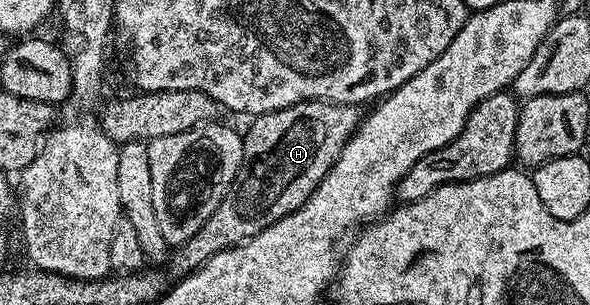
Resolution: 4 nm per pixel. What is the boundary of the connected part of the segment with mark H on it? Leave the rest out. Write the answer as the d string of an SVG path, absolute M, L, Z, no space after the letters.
M302 101L293 107L285 107L281 111L261 113L248 127L243 138L243 162L237 171L235 181L221 199L217 211L209 215L205 227L193 235L185 244L178 246L170 254L171 269L176 278L186 277L193 270L201 268L213 255L231 249L242 241L248 241L253 235L265 231L277 219L297 211L309 199L309 195L325 179L325 175L337 163L345 143L355 134L361 120L361 113L354 105L334 105L331 101Z

